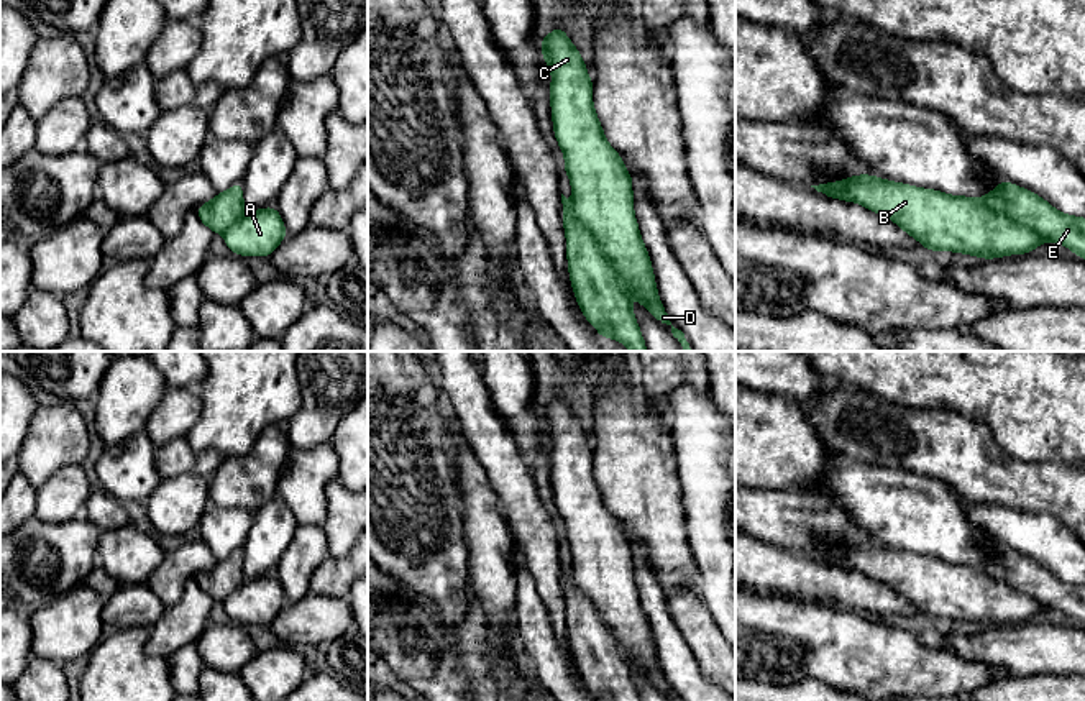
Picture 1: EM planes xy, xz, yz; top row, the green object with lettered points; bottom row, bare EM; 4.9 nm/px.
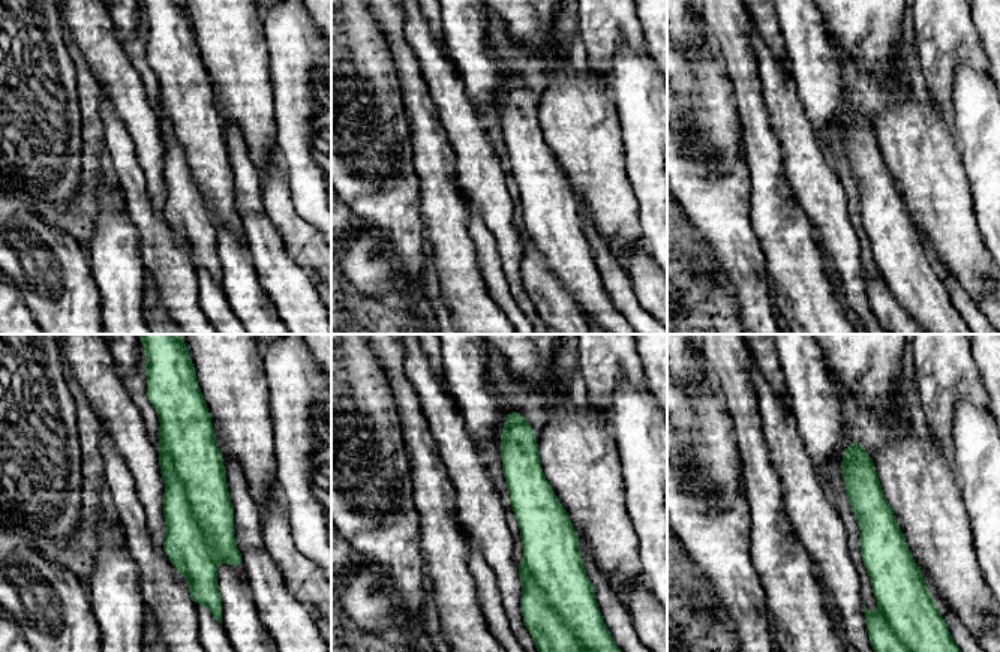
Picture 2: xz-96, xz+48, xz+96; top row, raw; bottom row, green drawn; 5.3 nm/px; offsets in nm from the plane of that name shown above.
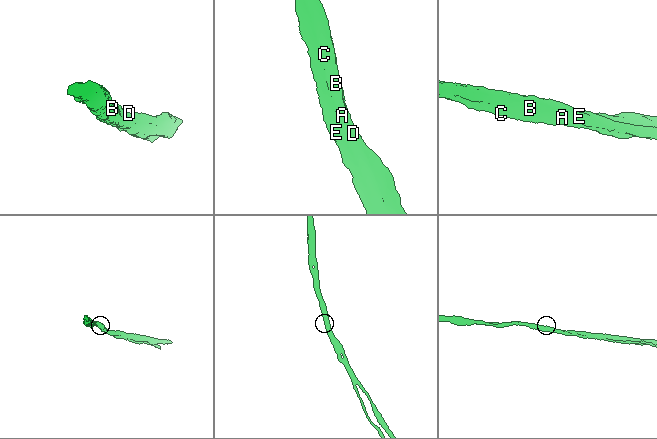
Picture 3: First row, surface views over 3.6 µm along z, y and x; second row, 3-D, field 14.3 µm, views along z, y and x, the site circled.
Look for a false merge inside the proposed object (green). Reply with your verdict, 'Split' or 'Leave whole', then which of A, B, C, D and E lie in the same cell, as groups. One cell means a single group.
Split. Groups: A B C D / E

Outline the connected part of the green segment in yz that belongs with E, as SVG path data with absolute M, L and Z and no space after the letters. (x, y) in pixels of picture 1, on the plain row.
M1008 548L983 563L983 571L1023 593L1046 609L1057 609L1085 625L1085 586L1055 578L1046 566Z

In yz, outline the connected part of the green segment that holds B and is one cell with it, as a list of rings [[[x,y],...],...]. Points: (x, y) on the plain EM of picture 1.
[[[868,542],[811,555],[827,565],[862,571],[891,586],[929,621],[947,617],[991,627],[1032,621],[1046,609],[1036,599],[990,578],[975,565],[947,563]]]

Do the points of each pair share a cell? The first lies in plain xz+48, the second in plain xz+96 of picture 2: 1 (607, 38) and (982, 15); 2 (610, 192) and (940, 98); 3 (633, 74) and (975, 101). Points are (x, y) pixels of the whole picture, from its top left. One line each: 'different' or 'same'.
1: different
2: different
3: same

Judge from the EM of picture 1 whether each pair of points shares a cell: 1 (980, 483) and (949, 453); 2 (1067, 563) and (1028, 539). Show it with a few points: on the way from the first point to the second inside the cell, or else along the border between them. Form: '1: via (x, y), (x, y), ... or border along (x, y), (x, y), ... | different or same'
1: via (972, 475), (957, 460) | same
2: via (1057, 554), (1043, 539), (1038, 539) | same

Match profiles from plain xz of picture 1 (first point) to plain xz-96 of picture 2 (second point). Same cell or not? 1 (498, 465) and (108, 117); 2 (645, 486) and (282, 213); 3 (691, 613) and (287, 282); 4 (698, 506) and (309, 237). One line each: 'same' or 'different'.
1: different
2: different
3: different
4: different

